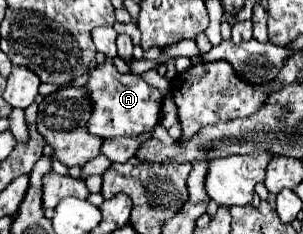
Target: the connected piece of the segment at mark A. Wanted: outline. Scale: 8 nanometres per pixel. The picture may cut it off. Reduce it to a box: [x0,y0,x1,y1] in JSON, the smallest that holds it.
[85,60,163,138]

